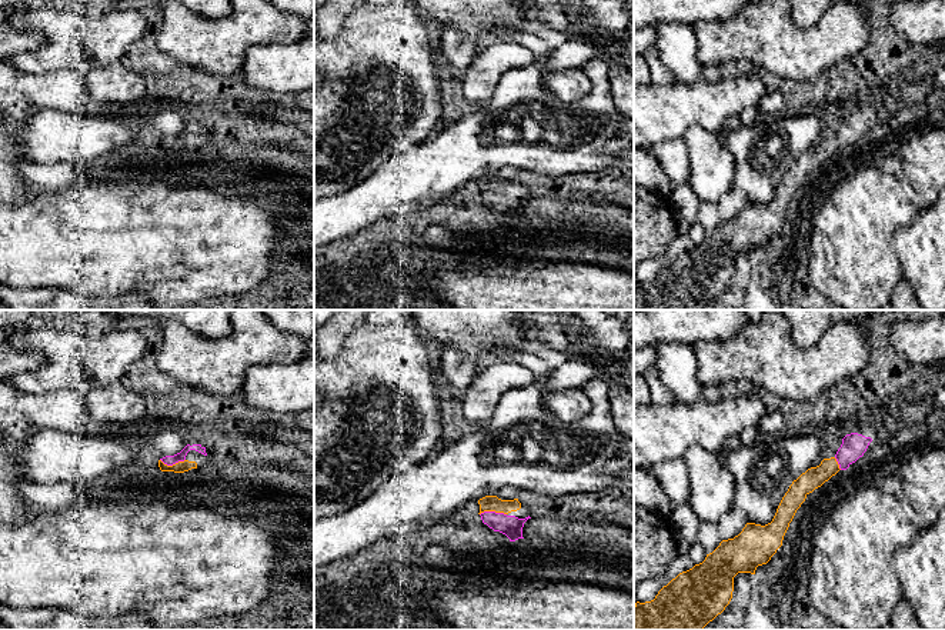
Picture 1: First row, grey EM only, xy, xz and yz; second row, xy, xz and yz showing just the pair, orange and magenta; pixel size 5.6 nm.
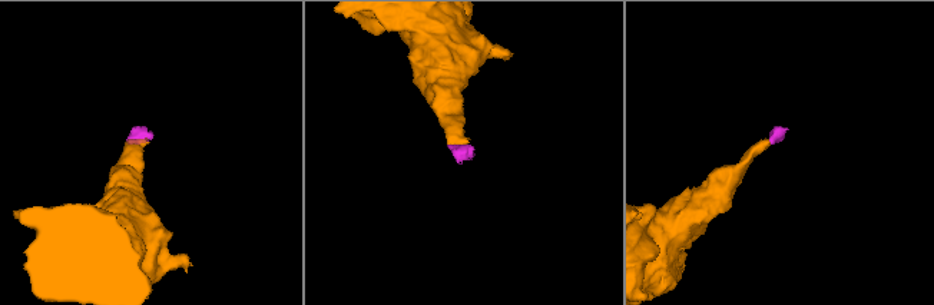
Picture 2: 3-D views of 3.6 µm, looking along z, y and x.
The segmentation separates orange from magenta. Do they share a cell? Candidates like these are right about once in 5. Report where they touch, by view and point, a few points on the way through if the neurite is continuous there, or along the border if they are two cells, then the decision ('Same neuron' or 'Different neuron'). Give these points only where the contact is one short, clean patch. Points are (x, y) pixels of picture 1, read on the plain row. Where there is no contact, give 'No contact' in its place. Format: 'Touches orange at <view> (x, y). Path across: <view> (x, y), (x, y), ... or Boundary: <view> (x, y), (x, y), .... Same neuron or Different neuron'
Touches orange at xz (493, 190). Path across: xz (490, 183), (493, 190), (511, 206). Same neuron

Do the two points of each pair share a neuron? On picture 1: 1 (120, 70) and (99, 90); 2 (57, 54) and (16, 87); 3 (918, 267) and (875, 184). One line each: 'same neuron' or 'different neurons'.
1: same neuron
2: different neurons
3: different neurons

